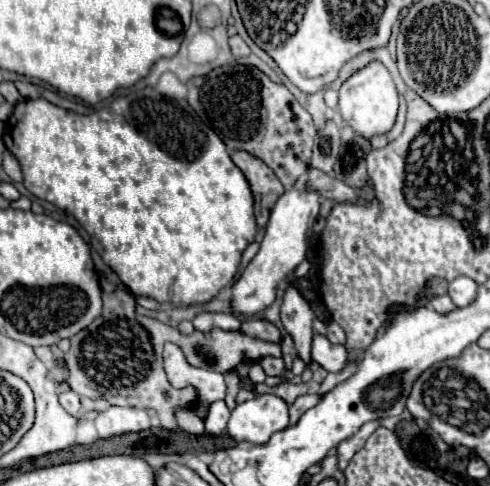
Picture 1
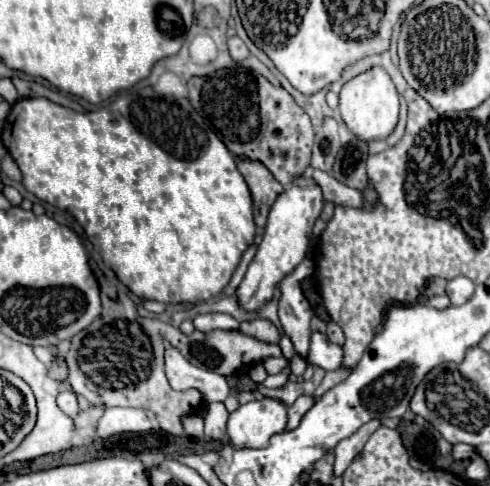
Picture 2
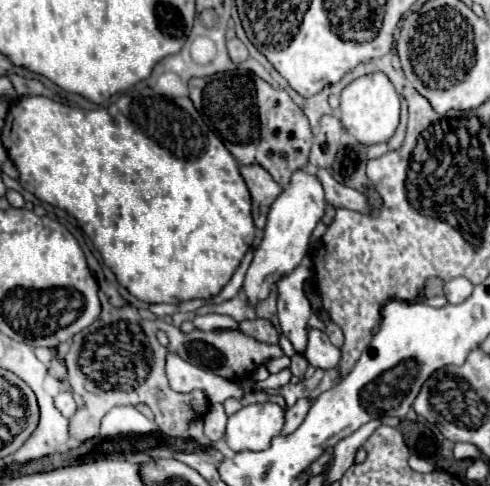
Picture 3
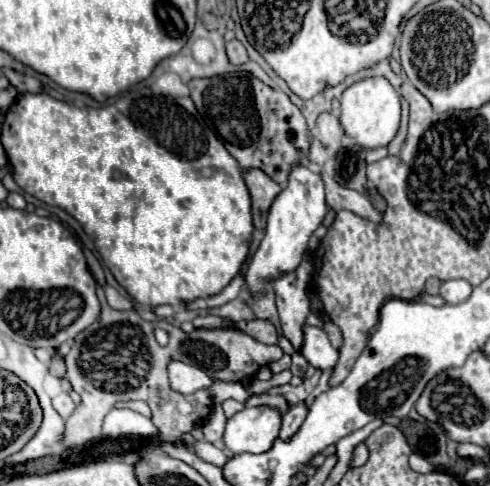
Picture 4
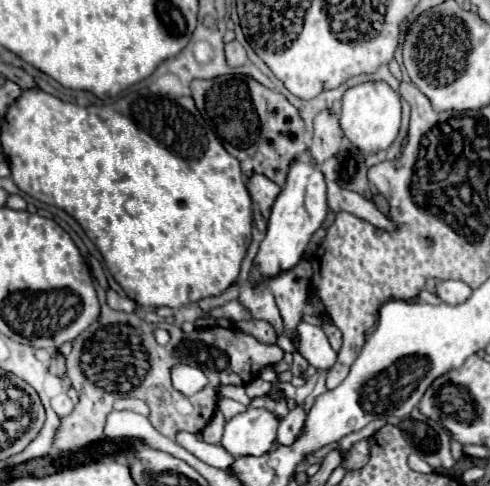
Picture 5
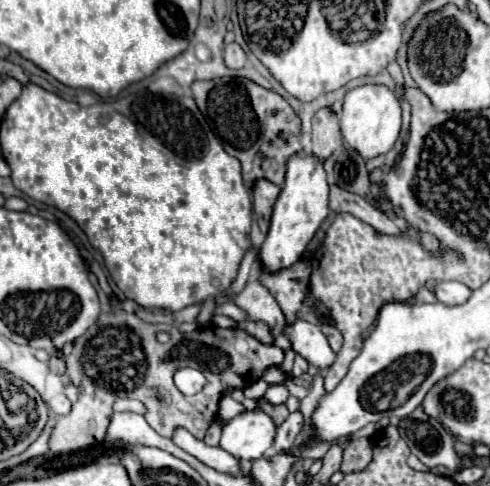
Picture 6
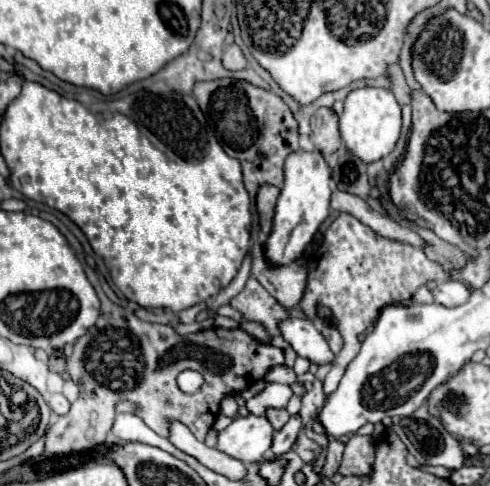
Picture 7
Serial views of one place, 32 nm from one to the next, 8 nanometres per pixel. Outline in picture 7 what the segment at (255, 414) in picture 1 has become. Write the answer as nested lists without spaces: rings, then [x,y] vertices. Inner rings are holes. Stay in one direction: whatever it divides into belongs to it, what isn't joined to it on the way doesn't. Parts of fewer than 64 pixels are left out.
[[[244,416],[236,418],[218,434],[216,448],[240,462],[258,462],[272,444],[272,426],[266,418]]]

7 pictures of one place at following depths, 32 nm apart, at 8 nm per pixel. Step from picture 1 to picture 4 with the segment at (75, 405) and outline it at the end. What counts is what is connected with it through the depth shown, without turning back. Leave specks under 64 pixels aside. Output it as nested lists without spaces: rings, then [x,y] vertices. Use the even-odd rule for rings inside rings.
[[[58,394],[58,396],[52,400],[52,406],[54,406],[54,410],[56,410],[62,418],[68,418],[68,416],[72,414],[72,410],[74,410],[74,402],[72,402],[72,398],[70,398],[68,394]]]

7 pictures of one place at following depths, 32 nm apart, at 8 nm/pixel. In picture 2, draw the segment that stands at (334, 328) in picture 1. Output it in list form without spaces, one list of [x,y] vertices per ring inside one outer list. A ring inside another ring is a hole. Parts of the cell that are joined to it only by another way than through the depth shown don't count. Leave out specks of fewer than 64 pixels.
[[[328,322],[328,330],[326,330],[326,336],[332,344],[338,344],[342,346],[344,344],[344,334],[342,334],[342,328],[336,324],[336,322]]]

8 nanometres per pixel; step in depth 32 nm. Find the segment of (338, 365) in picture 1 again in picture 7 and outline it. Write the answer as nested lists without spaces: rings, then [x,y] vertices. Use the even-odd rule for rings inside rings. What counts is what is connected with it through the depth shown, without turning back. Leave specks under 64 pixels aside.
[[[286,318],[278,322],[280,334],[294,348],[298,356],[312,360],[314,364],[328,364],[334,360],[326,340],[320,336],[316,326],[304,318]]]

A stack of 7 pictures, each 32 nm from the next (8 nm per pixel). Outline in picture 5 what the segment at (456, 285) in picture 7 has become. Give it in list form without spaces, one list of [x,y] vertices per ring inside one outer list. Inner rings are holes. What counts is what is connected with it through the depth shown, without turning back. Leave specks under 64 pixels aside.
[[[446,280],[438,284],[436,294],[442,302],[454,306],[454,304],[462,304],[464,300],[468,300],[468,296],[472,294],[472,288],[468,288],[468,284],[460,280]]]

